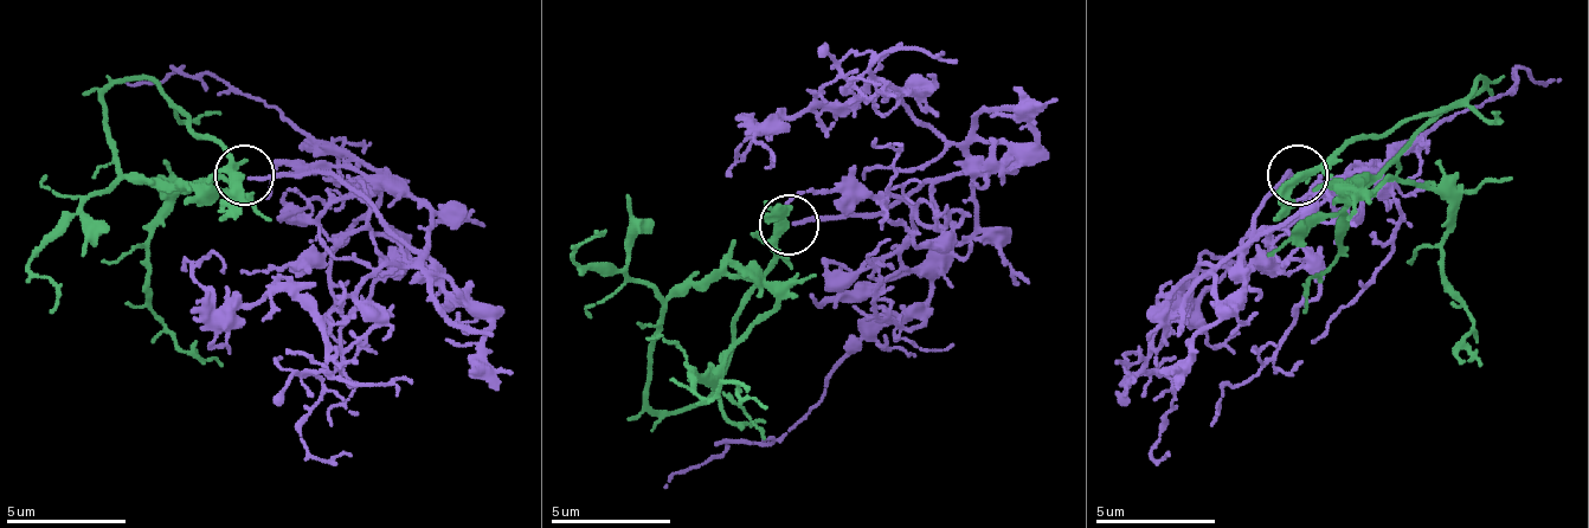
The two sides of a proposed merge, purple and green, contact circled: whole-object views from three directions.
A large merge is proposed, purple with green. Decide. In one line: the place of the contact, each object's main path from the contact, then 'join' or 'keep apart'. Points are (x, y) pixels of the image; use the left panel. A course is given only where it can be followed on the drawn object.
at (244, 175); purple runs (245, 180), (335, 173), (401, 233), (384, 239), (353, 192), (384, 173), (276, 108), (174, 66), (120, 78); green runs (245, 173), (149, 78), (102, 96), (114, 167), (227, 186), (198, 180), (149, 239), (162, 329), (222, 365); join

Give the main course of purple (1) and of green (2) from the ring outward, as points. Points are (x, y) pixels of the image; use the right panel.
1: (1299, 180), (1256, 216), (1299, 239), (1287, 227), (1329, 192), (1520, 66), (1562, 78)
2: (1299, 173), (1484, 78), (1346, 186), (1413, 180), (1448, 204), (1442, 287), (1472, 329), (1454, 353), (1484, 365)

